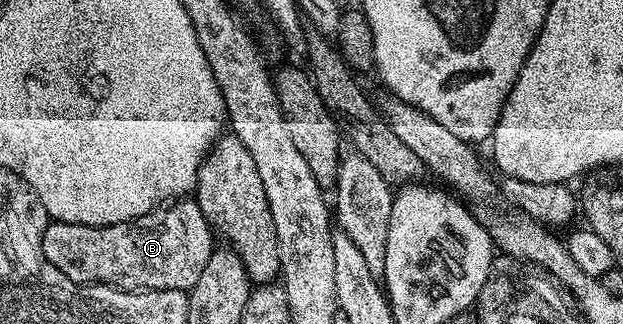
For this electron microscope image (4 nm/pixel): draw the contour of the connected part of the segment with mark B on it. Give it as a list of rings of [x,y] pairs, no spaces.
[[[177,201],[172,204],[173,211],[158,209],[134,219],[131,223],[116,223],[110,227],[88,227],[74,223],[51,221],[43,233],[43,257],[59,269],[74,285],[104,285],[119,287],[122,291],[166,291],[175,289],[186,293],[192,291],[199,273],[207,265],[215,250],[215,232],[203,217],[196,202]]]

